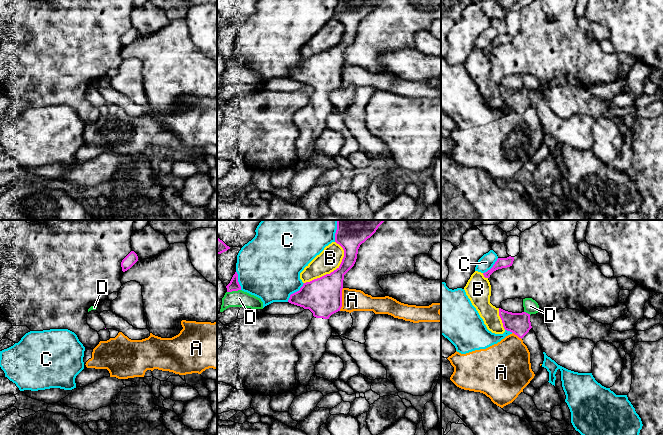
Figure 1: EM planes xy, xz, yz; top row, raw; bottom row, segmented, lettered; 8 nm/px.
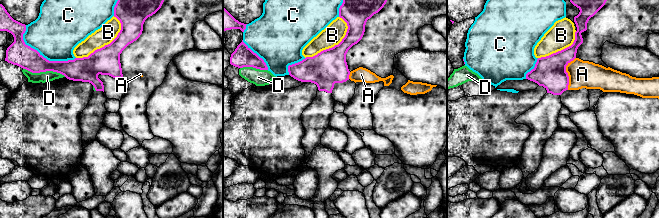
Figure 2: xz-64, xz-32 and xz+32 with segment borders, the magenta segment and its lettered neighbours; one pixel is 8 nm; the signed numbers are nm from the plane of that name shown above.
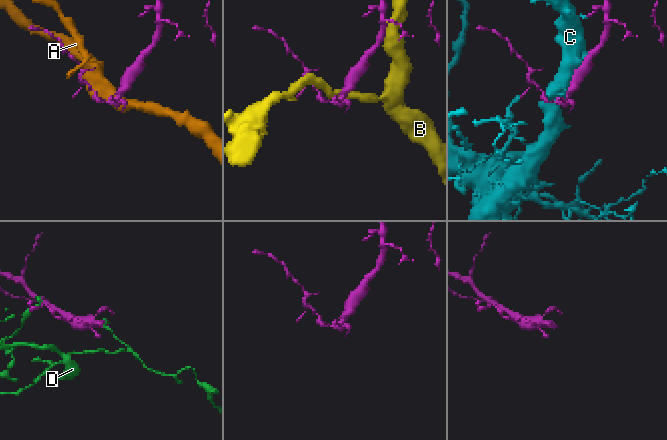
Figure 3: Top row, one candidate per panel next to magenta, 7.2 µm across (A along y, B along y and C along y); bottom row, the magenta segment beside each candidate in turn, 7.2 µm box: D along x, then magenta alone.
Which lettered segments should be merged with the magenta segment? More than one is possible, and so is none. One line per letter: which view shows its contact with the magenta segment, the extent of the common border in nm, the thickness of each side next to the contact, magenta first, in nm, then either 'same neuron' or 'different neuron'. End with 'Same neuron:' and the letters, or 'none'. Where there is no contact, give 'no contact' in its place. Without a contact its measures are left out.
A: xz | 190 nm | 300/180 nm | different neuron
B: xz | 420 nm | 300/180 nm | different neuron
C: xz | 200 nm | 300/460 nm | different neuron
D: xz | 110 nm | 90/130 nm | different neuron
Same neuron: none

